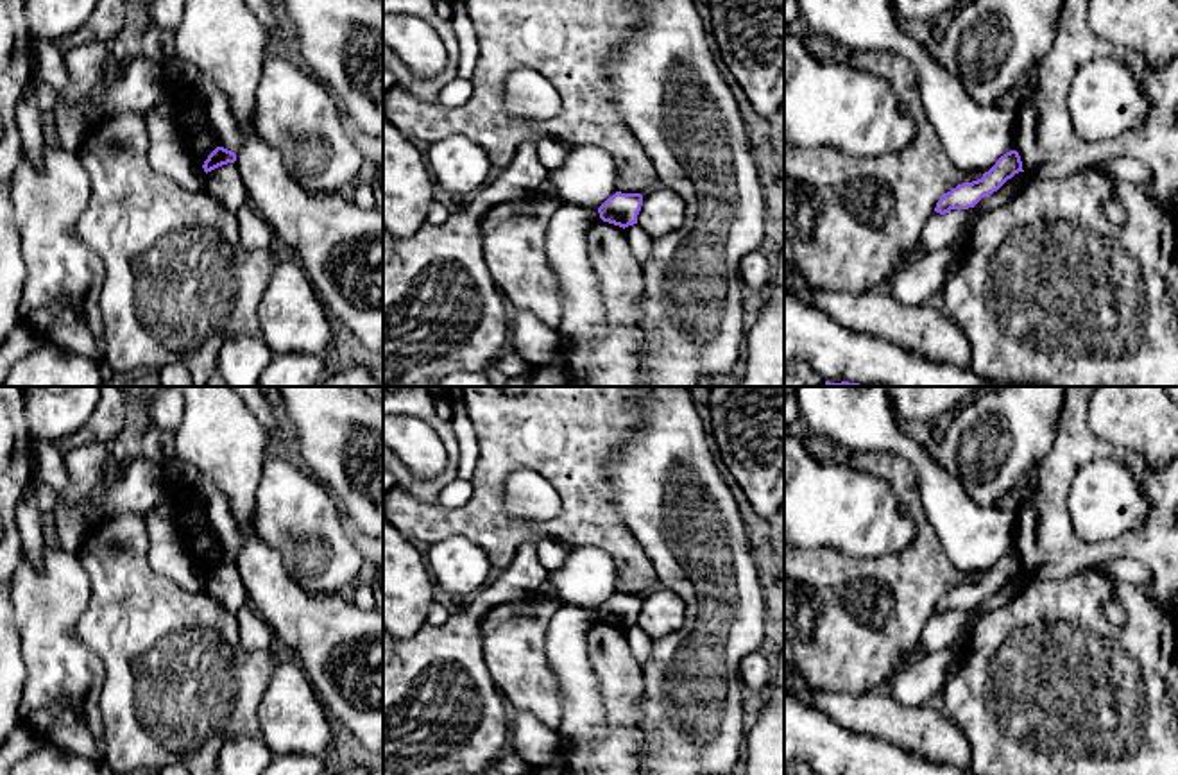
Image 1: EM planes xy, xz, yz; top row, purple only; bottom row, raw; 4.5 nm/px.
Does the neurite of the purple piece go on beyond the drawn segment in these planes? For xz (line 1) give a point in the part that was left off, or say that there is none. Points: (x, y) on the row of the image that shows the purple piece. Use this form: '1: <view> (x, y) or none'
1: none

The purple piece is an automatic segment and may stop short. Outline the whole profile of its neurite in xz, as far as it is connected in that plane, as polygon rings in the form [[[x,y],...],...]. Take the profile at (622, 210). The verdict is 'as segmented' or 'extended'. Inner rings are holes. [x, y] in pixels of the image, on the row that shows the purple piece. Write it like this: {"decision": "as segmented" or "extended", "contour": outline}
{"decision": "as segmented", "contour": [[[616,192],[612,197],[609,197],[600,208],[600,218],[603,222],[628,227],[637,224],[637,215],[643,206],[643,195],[641,193],[621,193]]]}

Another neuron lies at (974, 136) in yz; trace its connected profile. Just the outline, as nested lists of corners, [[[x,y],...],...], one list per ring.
[[[797,0],[798,14],[807,21],[809,32],[832,39],[849,50],[886,50],[908,59],[915,70],[920,102],[949,159],[965,174],[985,174],[995,161],[1015,150],[1019,113],[1015,107],[976,104],[965,91],[958,75],[945,70],[926,45],[911,38],[899,25],[892,0]]]

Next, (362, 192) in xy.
[[[367,174],[351,186],[347,195],[358,208],[365,211],[376,208],[374,183]]]

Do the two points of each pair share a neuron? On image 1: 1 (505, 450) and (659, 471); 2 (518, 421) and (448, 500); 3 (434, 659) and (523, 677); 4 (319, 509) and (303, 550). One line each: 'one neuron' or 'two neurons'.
1: two neurons
2: two neurons
3: two neurons
4: one neuron

